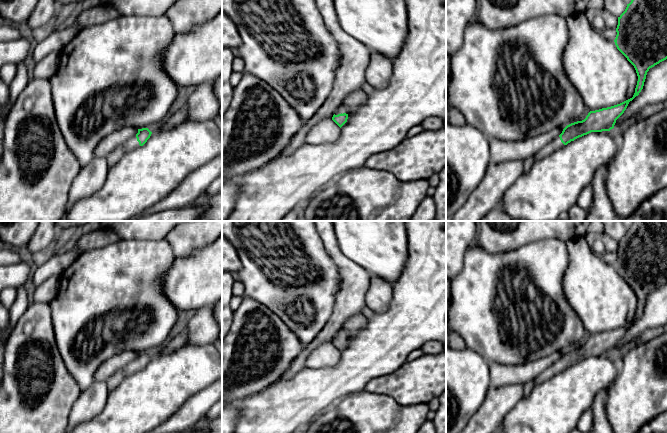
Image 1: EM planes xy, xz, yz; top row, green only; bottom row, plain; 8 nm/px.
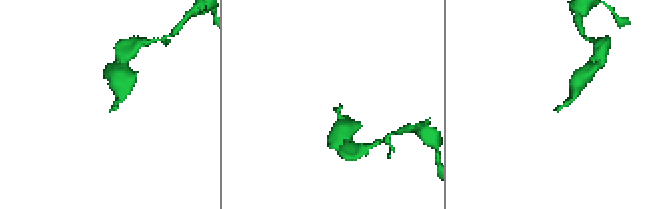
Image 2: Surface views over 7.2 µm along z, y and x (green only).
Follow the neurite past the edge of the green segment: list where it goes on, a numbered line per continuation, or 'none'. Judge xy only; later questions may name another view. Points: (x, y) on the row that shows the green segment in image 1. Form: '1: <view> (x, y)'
1: xy (132, 143)

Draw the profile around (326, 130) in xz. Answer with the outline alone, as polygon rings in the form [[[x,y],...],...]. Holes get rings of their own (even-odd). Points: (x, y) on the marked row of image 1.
[[[322,119],[307,132],[306,143],[332,143],[339,138],[340,132],[341,128],[332,119]]]

